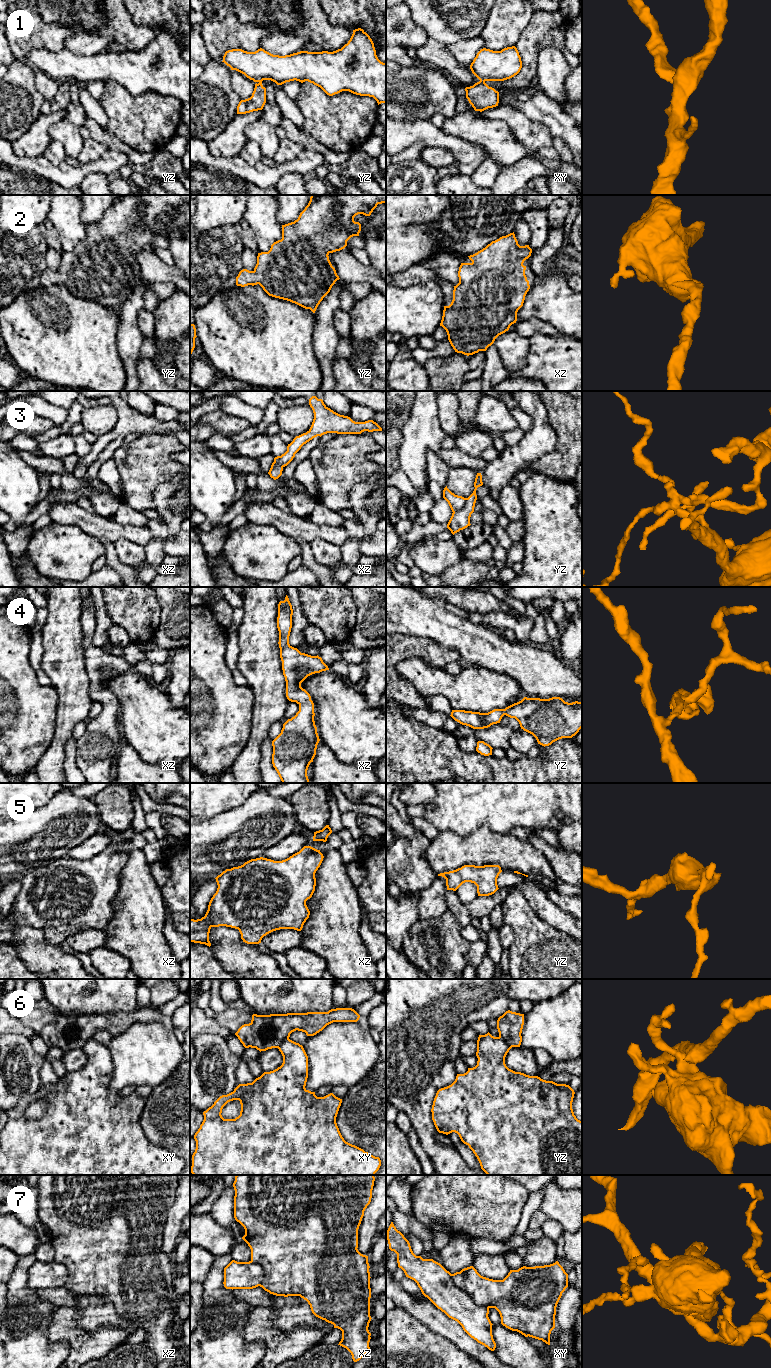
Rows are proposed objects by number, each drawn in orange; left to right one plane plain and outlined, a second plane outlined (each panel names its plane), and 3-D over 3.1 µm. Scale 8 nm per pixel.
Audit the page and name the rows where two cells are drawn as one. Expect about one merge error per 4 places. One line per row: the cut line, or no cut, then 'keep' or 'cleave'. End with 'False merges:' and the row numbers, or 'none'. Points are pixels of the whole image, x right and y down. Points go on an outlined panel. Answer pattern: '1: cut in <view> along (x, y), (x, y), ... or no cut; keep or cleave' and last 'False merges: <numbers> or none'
1: cut in xy along (480, 79), (484, 81); cleave
2: no cut; keep
3: cut in yz along (466, 498), (465, 504), (453, 512); cleave
4: no cut; keep
5: no cut; keep
6: no cut; keep
7: cut in xy along (451, 1274), (452, 1280), (476, 1304), (484, 1305), (488, 1308); cleave
False merges: 1, 3, 7

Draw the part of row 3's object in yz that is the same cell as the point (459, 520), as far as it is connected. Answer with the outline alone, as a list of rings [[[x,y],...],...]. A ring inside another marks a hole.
[[[477,473],[474,482],[475,489],[473,493],[468,498],[466,498],[465,505],[462,509],[452,513],[452,516],[447,524],[447,528],[451,531],[453,535],[471,525],[470,517],[471,514],[474,512],[474,507],[477,500],[476,490],[482,485],[482,475],[481,473]]]

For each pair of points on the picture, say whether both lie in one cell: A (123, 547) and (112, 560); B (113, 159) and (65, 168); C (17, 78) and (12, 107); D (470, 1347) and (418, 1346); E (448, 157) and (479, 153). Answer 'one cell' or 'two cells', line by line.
A: two cells
B: one cell
C: one cell
D: two cells
E: two cells

